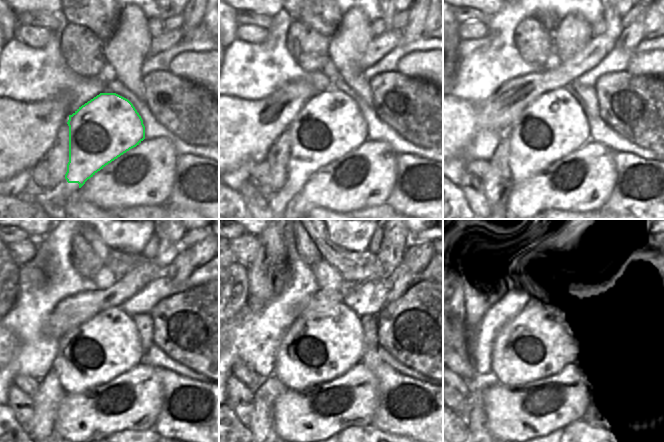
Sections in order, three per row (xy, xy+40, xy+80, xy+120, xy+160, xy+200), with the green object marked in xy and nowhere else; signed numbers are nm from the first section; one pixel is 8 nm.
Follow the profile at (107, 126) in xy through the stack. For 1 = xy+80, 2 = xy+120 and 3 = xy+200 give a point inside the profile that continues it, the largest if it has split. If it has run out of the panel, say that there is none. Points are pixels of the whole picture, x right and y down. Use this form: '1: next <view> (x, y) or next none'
1: next xy+80 (554, 125)
2: next xy+120 (107, 345)
3: next xy+200 (549, 335)

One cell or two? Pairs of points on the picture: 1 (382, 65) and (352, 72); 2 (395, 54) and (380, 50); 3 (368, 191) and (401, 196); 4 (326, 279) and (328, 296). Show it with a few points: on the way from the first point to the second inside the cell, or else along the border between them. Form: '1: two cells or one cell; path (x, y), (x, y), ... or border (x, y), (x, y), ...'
1: two cells; border (362, 71), (362, 74), (368, 81)
2: two cells; border (398, 44), (370, 66)
3: two cells; border (397, 172), (395, 185), (386, 202)
4: two cells; border (344, 280), (337, 288), (319, 289)

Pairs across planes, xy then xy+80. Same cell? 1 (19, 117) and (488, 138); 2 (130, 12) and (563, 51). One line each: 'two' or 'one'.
1: two
2: one

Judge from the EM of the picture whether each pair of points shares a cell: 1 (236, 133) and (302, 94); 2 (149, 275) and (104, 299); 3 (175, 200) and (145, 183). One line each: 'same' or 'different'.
1: same
2: same
3: different

